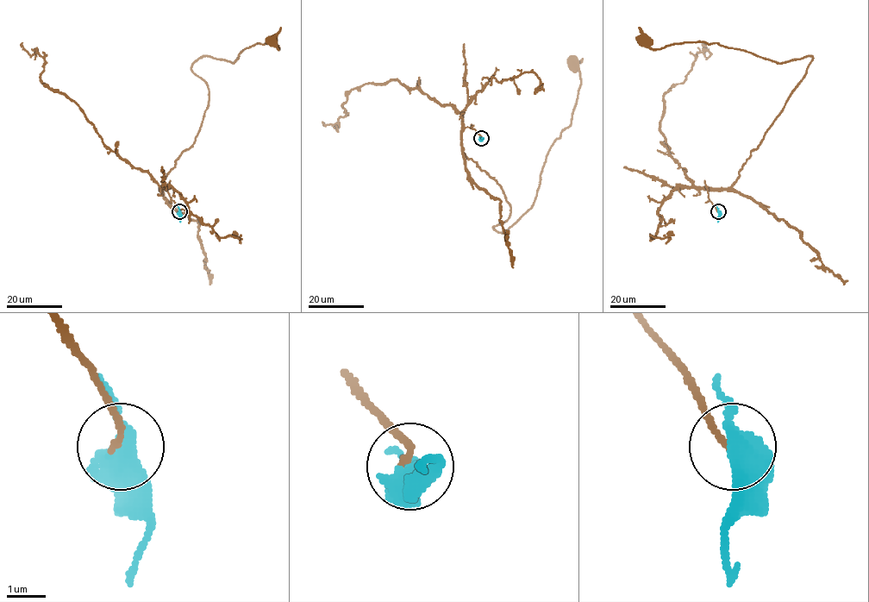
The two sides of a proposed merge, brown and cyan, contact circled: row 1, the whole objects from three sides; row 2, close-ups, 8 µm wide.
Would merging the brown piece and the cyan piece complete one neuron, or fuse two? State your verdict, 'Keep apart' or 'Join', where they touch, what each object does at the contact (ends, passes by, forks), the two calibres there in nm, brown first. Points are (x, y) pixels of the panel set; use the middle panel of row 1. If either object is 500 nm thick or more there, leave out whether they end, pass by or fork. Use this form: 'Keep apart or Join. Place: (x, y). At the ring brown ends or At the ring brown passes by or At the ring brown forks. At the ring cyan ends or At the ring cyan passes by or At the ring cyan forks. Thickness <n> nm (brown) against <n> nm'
Join. Place: (481, 138). Thickness 170 nm (brown) against 500 nm

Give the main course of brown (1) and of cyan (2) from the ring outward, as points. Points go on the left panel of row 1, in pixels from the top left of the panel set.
1: (179, 211), (159, 189), (209, 101), (192, 64), (232, 63), (258, 42), (278, 49), (270, 38)
2: (179, 211), (180, 222)

